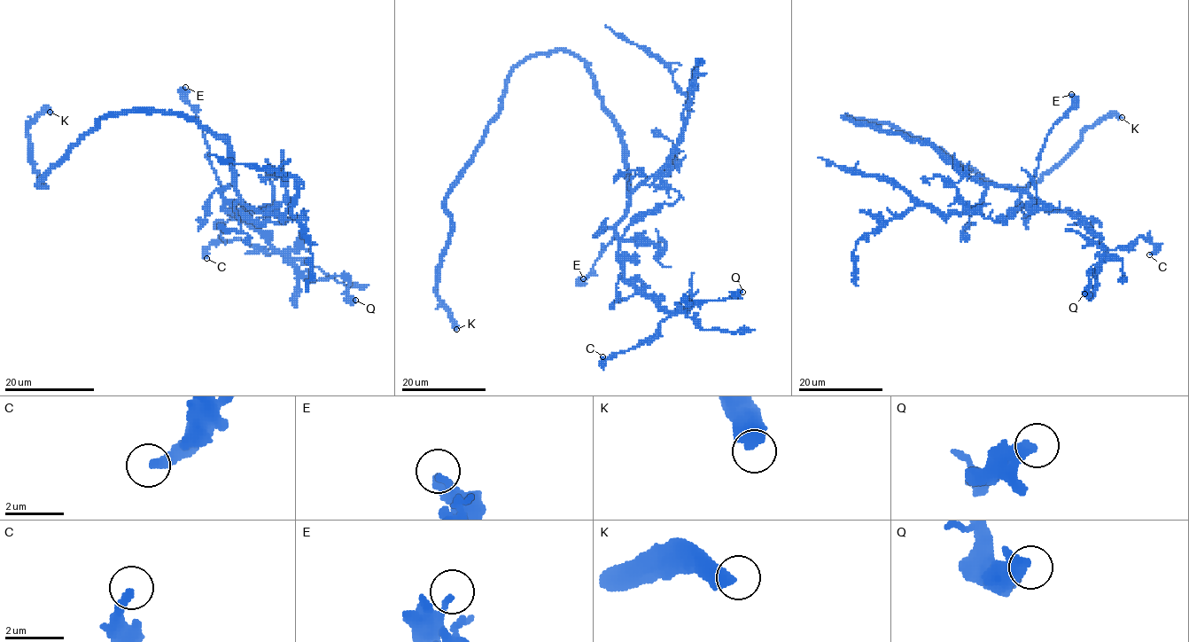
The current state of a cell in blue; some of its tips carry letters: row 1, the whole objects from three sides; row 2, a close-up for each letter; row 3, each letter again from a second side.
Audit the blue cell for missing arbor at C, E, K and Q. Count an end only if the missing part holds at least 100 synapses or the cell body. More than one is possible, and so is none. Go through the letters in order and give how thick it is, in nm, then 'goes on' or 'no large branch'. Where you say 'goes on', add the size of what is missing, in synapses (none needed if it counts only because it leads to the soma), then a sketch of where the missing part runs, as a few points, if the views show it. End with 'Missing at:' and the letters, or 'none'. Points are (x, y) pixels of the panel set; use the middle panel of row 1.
C: 320 nm | no large branch
E: 160 nm | no large branch
K: 550 nm | goes on | 750 syn
Q: 480 nm | no large branch
Missing at: K

